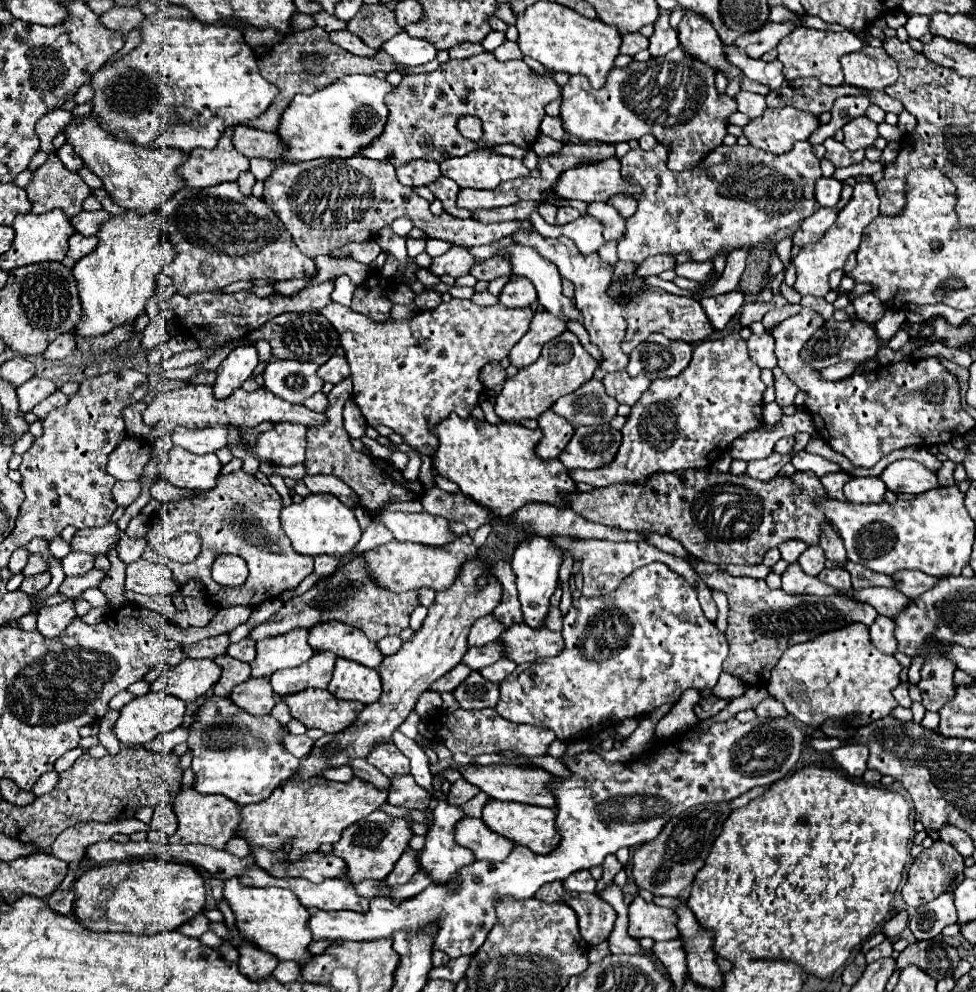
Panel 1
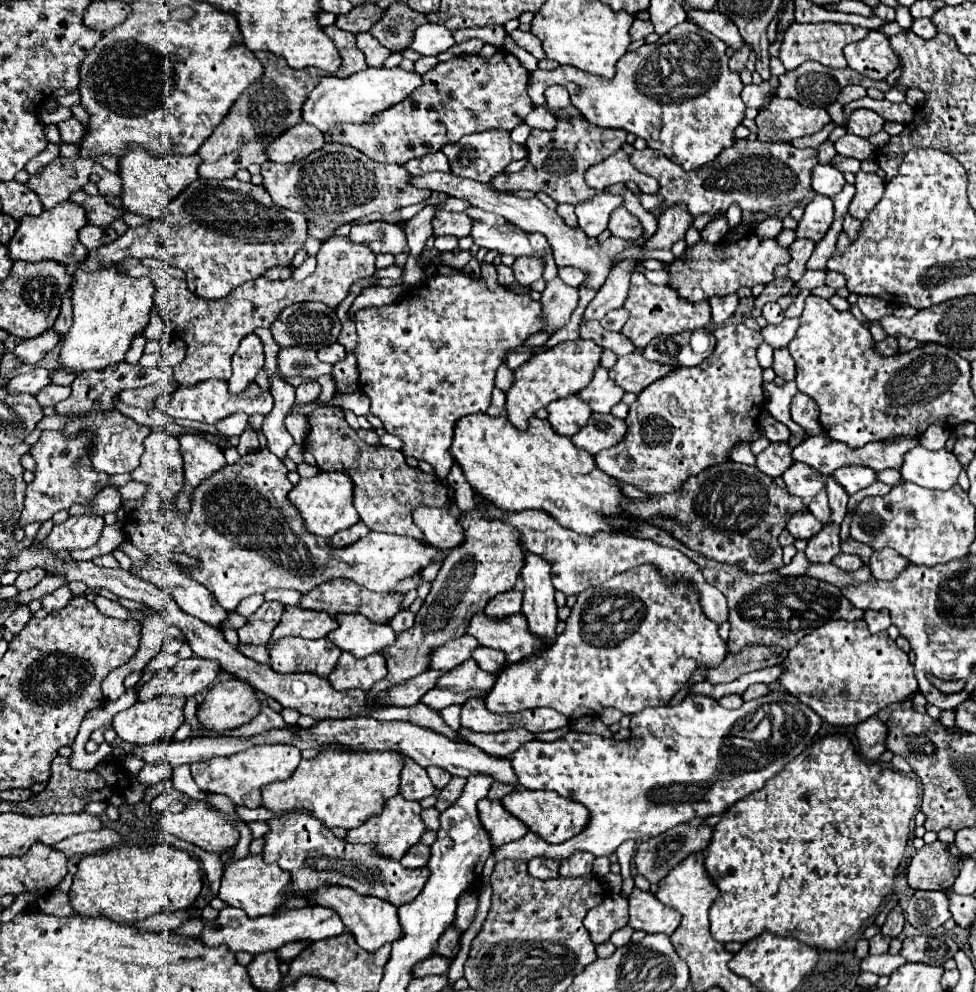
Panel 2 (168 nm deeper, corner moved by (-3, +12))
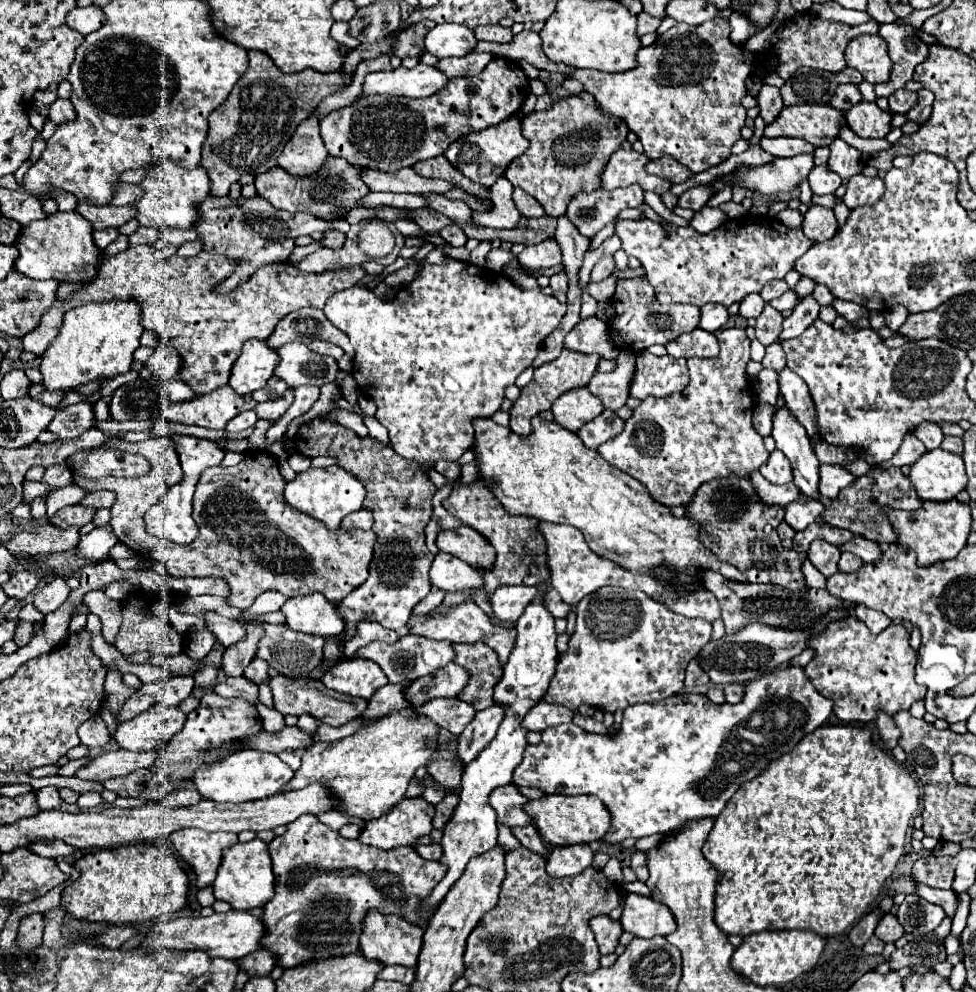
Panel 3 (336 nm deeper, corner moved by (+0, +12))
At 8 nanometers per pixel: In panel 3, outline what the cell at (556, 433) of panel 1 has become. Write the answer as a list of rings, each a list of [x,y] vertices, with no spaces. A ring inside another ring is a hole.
[[[578,387],[558,397],[558,401],[552,405],[552,415],[558,425],[576,433],[584,423],[600,415],[602,409],[604,407],[600,401],[586,387]]]

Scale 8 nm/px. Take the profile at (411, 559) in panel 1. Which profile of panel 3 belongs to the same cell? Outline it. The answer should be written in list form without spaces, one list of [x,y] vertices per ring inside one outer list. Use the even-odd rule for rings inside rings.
[[[156,437],[140,443],[112,439],[106,447],[118,447],[144,455],[150,463],[150,471],[142,477],[74,479],[74,483],[86,491],[114,491],[116,503],[112,505],[110,525],[118,541],[126,543],[136,555],[162,561],[172,577],[224,579],[230,587],[230,595],[226,597],[228,605],[240,609],[248,609],[266,589],[280,591],[286,597],[322,593],[328,601],[342,601],[368,579],[376,533],[342,529],[328,531],[314,517],[290,507],[284,501],[286,481],[278,471],[276,459],[270,457],[268,451],[246,453],[246,457],[234,467],[218,465],[200,475],[200,483],[194,493],[194,519],[200,529],[200,537],[192,545],[176,545],[174,541],[150,535],[144,525],[144,513],[164,497],[168,487],[174,485],[174,467],[180,467],[174,441],[170,437]],[[230,501],[240,503],[236,509],[230,509]],[[240,521],[252,525],[252,533],[256,531],[256,537],[238,533],[236,529],[240,527]],[[206,533],[212,533],[214,537],[206,539]]]

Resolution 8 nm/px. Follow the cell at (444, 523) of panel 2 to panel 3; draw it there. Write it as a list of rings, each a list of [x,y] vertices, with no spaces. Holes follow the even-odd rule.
[[[466,525],[440,531],[436,545],[440,551],[452,553],[454,557],[466,561],[472,567],[490,567],[494,563],[492,545],[488,545],[488,541],[478,531],[472,531]]]

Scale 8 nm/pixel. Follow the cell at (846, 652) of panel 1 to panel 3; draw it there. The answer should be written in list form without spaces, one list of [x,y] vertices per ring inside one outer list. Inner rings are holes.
[[[848,615],[840,621],[830,621],[824,633],[808,639],[814,657],[804,667],[804,673],[820,695],[834,701],[834,715],[840,721],[868,723],[876,717],[876,711],[892,715],[910,709],[910,705],[926,693],[926,689],[914,681],[916,651],[908,641],[910,635],[902,625],[890,625],[874,635],[860,619]]]

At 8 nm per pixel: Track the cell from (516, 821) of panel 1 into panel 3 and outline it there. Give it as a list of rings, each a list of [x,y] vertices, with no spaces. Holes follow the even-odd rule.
[[[544,795],[542,799],[528,801],[524,805],[524,811],[532,817],[538,833],[548,845],[578,845],[578,843],[592,843],[600,841],[602,835],[610,827],[610,813],[600,803],[600,799],[592,795]]]

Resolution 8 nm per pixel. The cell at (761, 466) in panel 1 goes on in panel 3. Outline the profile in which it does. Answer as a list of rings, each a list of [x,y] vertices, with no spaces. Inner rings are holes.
[[[772,451],[768,461],[760,467],[760,473],[776,485],[784,485],[792,481],[792,469],[790,469],[790,461],[786,459],[786,455],[782,451]]]

